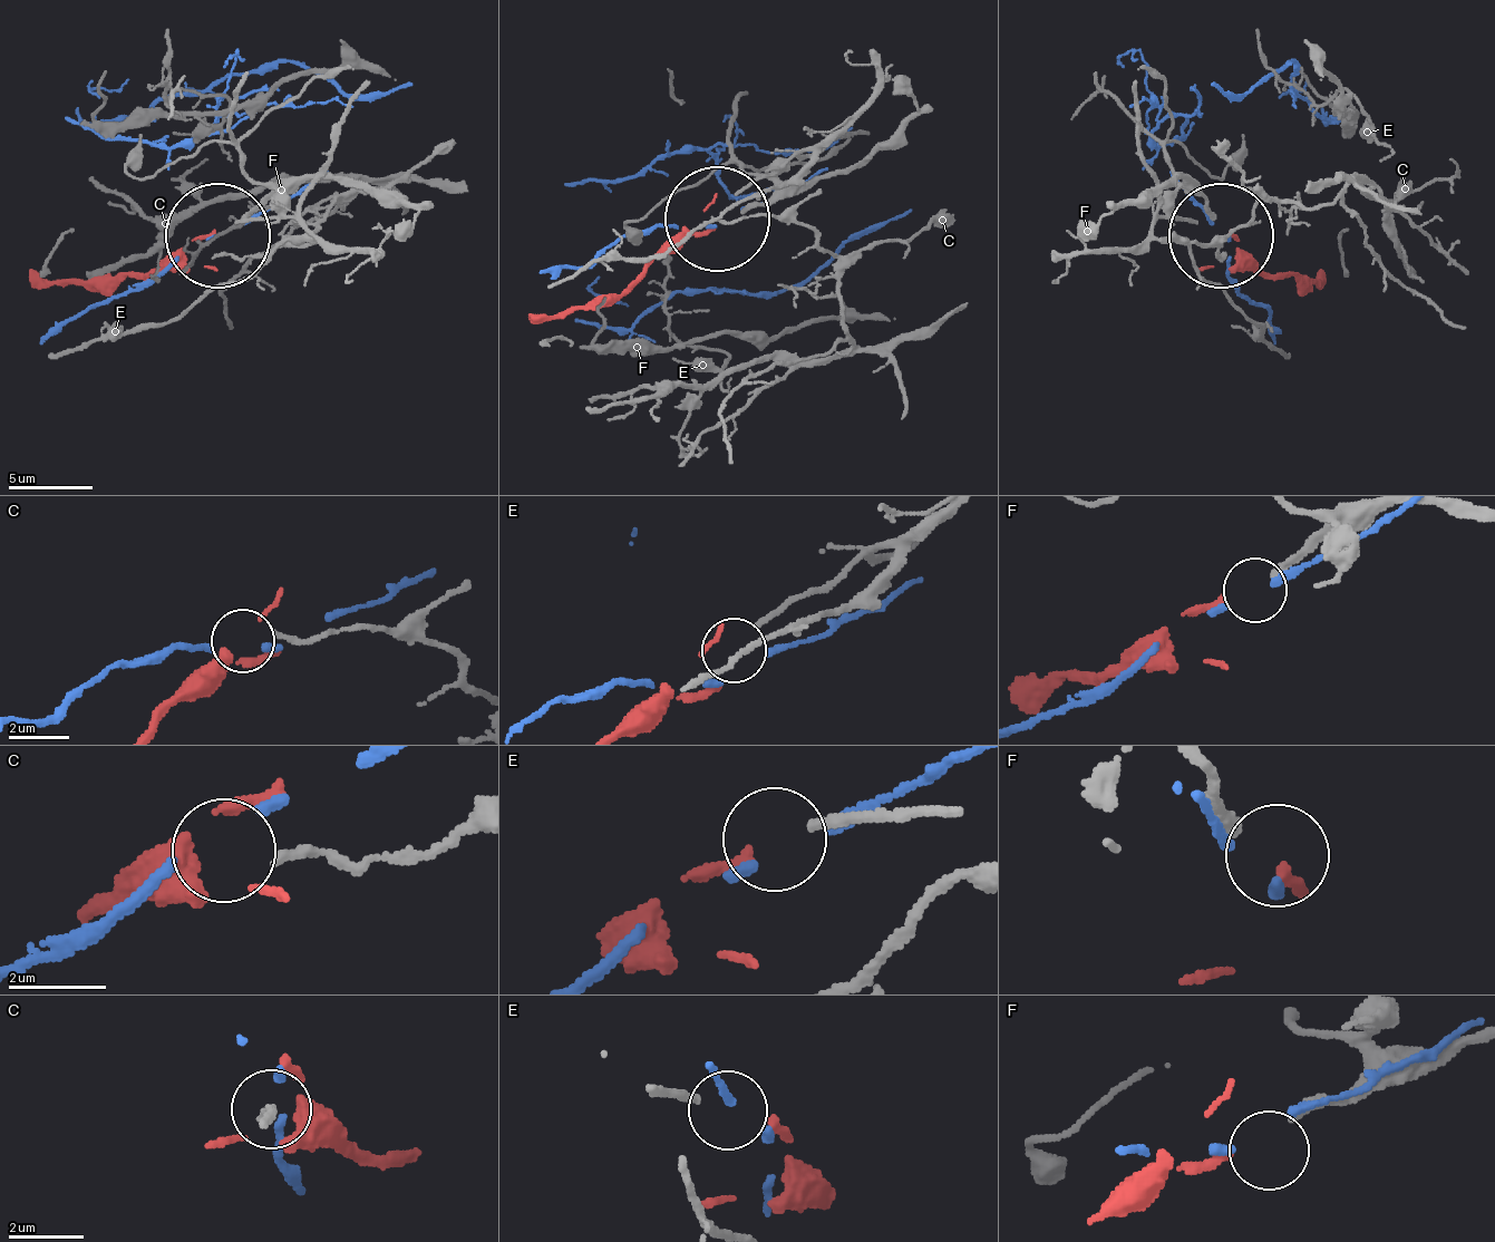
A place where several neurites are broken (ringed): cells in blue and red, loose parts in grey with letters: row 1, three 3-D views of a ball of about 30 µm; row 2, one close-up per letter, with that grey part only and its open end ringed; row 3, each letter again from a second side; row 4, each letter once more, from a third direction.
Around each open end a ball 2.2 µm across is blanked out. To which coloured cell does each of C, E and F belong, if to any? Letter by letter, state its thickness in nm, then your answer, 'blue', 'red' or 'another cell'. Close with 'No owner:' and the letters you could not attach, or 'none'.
C: 190 nm | another cell
E: 190 nm | another cell
F: 240 nm | red
No owner: C, E

